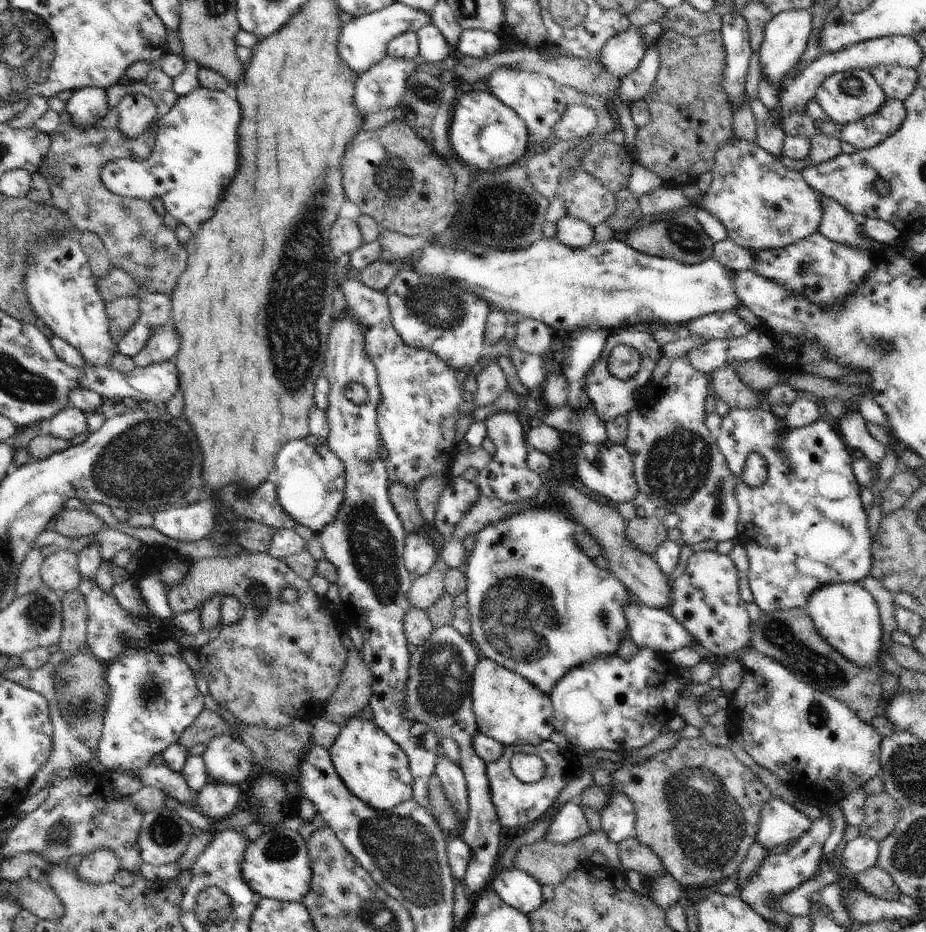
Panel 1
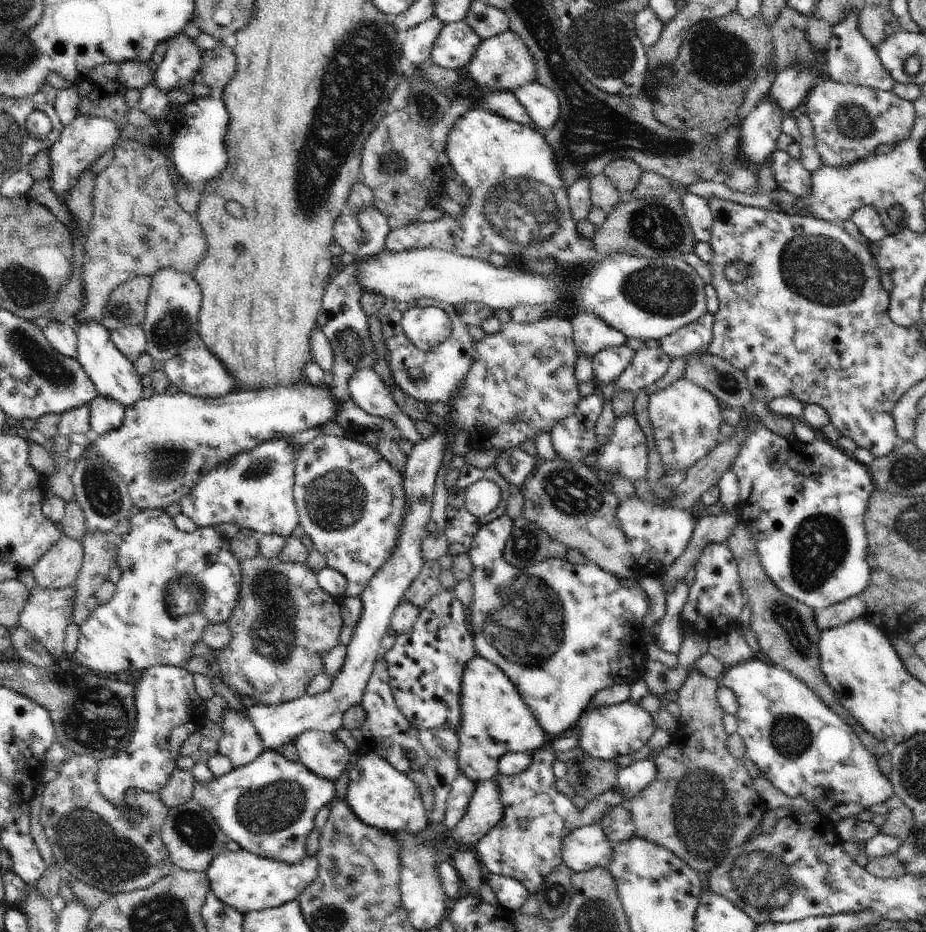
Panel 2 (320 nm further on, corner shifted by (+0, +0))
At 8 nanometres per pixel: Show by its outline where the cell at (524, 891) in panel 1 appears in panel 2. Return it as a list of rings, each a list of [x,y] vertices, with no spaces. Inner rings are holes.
[[[489,873],[484,879],[508,913],[518,912],[529,896],[528,889],[515,878]]]

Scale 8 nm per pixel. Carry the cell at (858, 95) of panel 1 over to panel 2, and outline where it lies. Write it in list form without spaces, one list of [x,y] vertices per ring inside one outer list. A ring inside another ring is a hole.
[[[848,9],[845,17],[832,27],[832,36],[826,46],[826,77],[839,83],[854,83],[881,91],[892,91],[898,84],[893,76],[883,67],[882,61],[859,27],[859,16],[862,9]]]

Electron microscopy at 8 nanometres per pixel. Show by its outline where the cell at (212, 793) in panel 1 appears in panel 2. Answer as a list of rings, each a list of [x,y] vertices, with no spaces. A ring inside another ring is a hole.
[[[227,702],[221,721],[223,735],[218,753],[228,756],[236,767],[247,765],[265,751],[263,740],[243,703]]]

